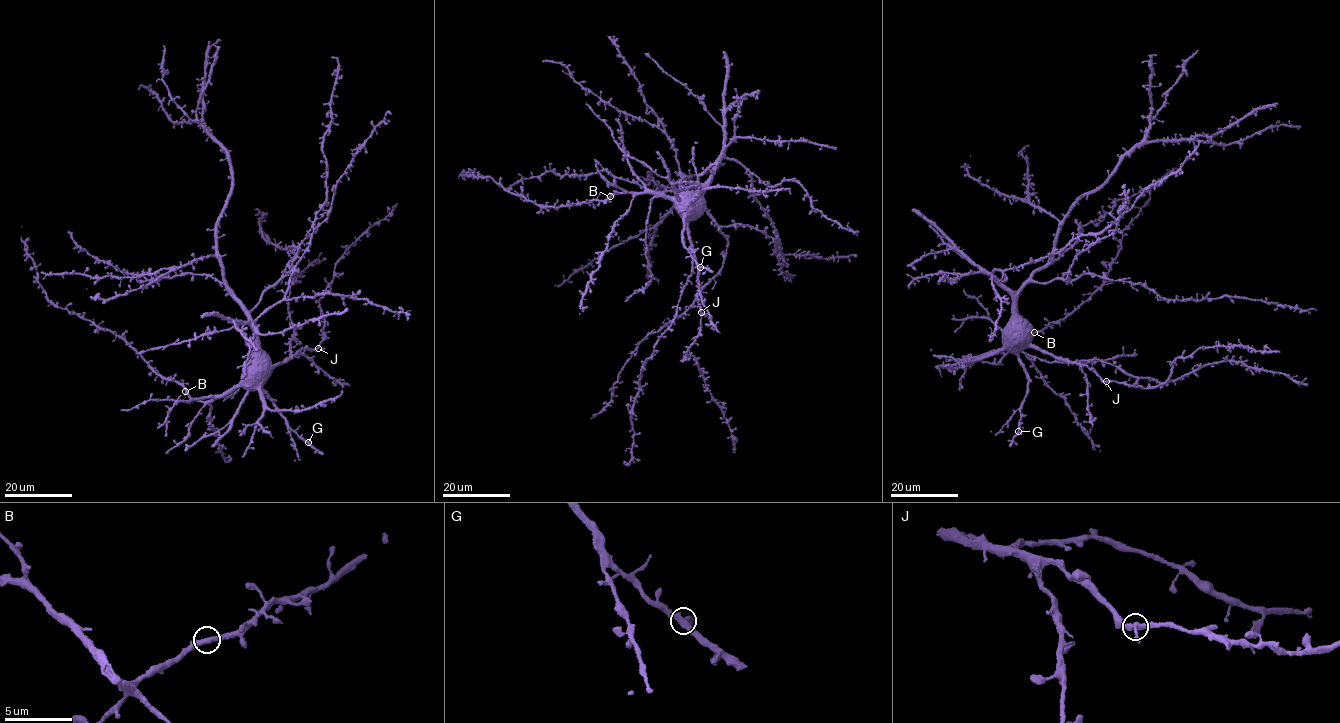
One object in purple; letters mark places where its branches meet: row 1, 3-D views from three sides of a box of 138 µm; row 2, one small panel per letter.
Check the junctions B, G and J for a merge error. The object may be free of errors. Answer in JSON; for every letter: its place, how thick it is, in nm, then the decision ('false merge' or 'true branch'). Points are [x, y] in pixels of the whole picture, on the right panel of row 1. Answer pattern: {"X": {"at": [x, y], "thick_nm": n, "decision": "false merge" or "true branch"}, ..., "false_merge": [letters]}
{"B": {"at": [1034, 332], "thick_nm": 360, "decision": "true branch"}, "G": {"at": [1018, 431], "thick_nm": 380, "decision": "true branch"}, "J": {"at": [1106, 381], "thick_nm": 360, "decision": "true branch"}, "false_merge": []}

